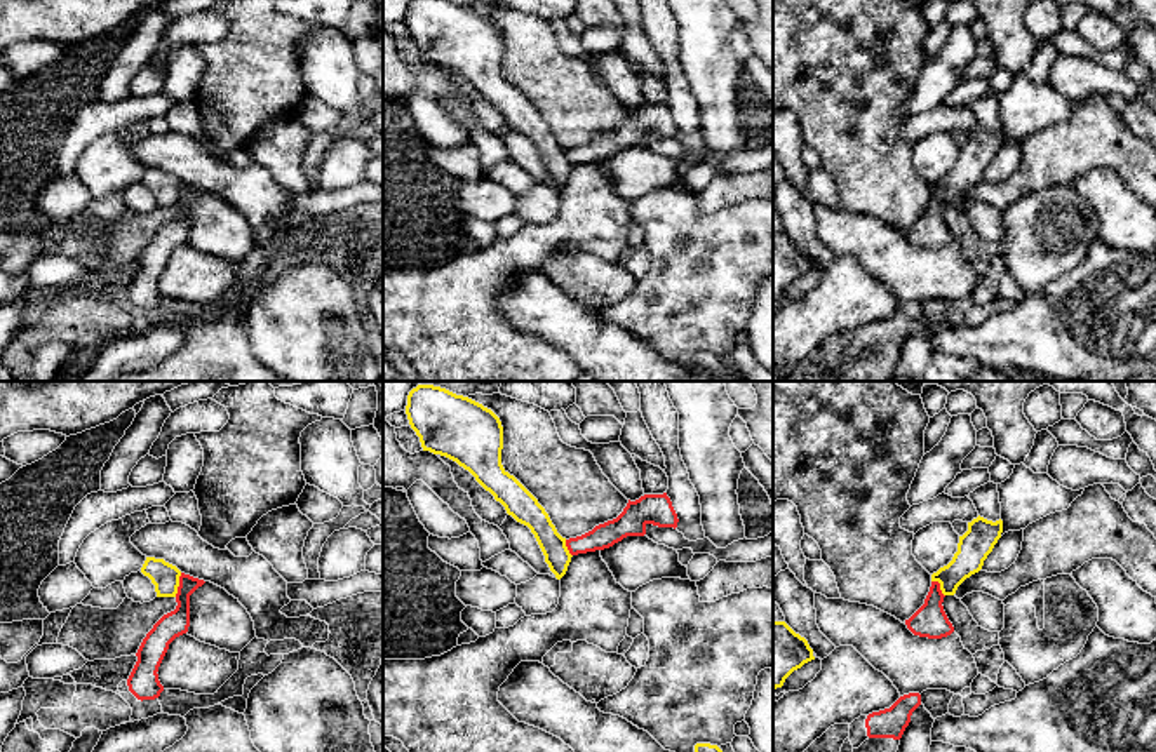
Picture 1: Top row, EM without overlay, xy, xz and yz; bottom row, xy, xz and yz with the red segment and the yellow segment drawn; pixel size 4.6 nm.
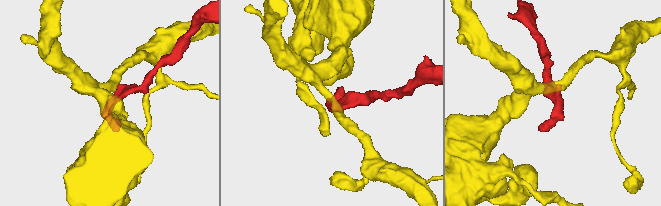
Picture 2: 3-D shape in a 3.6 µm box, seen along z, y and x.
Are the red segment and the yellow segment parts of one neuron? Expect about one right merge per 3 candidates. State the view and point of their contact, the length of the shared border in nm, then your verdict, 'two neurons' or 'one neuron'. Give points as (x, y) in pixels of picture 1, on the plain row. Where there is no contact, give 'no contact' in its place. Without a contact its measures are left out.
xy (180, 195) | 120 nm | two neurons

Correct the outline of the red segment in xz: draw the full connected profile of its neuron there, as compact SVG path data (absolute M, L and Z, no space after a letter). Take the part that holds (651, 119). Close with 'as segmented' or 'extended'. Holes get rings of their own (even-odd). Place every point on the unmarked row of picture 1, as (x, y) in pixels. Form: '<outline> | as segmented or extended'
M667 103L644 104L635 111L628 110L616 129L599 134L581 146L566 150L566 157L571 165L604 160L627 146L644 146L648 134L675 139L677 132L677 124Z | as segmented

